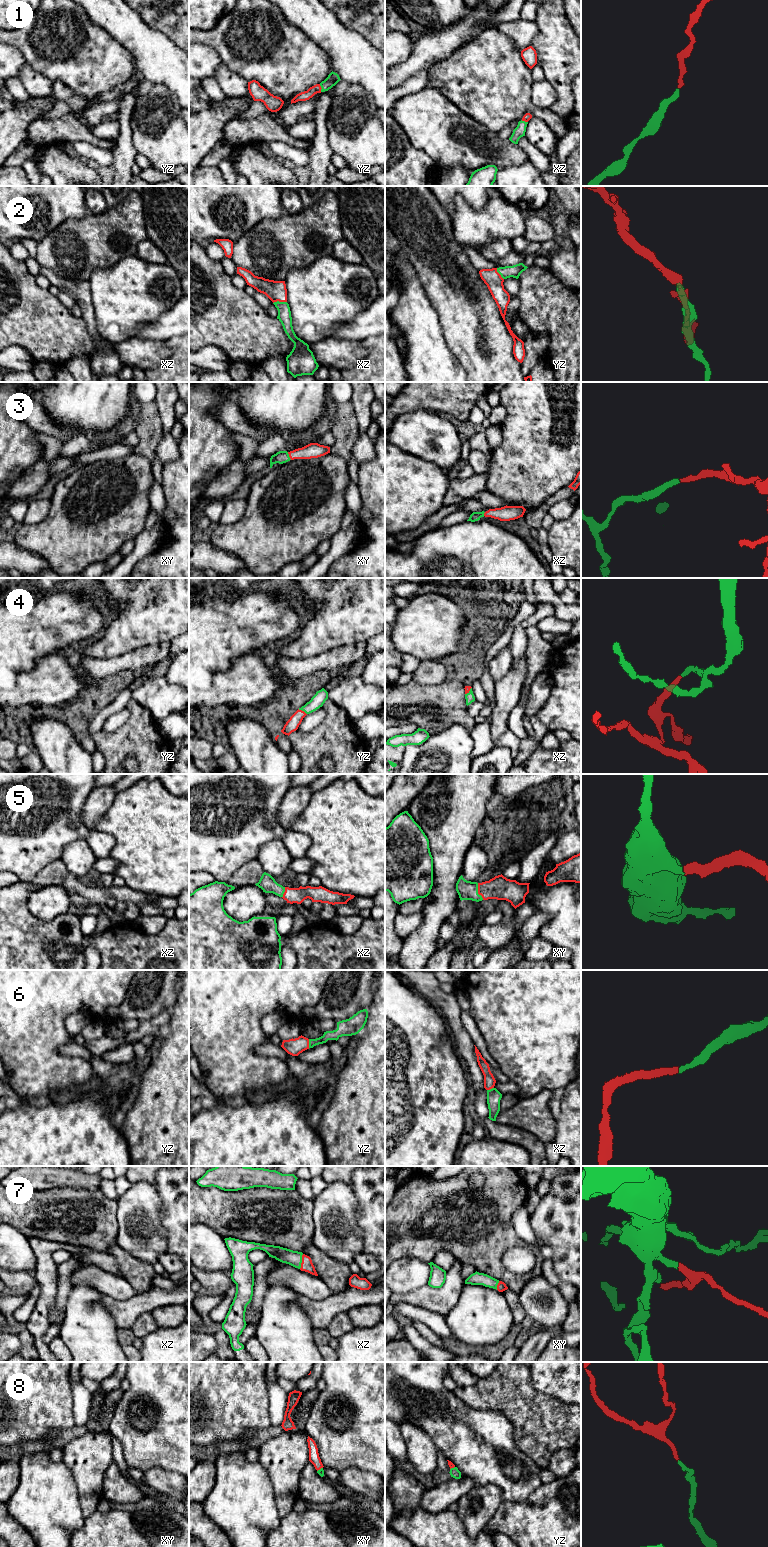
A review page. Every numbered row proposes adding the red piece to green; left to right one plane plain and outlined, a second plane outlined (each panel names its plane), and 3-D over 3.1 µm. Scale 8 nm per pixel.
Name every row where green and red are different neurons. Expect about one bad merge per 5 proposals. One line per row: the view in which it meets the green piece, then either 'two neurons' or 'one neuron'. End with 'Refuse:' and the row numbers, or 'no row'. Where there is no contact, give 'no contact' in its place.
1: meets green in yz; one neuron
2: meets green in xz; one neuron
3: meets green in xy; one neuron
4: meets green in yz; one neuron
5: meets green in xy; one neuron
6: meets green in yz; one neuron
7: meets green in xz; one neuron
8: meets green in xy; one neuron
Refuse: no row

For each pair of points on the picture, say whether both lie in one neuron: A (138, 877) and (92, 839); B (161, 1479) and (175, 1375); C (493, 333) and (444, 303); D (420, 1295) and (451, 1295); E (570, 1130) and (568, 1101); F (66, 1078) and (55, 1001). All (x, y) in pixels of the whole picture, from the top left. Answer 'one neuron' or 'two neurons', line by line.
A: two neurons
B: two neurons
C: one neuron
D: one neuron
E: one neuron
F: one neuron

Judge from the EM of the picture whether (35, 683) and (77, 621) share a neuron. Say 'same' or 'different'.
same

